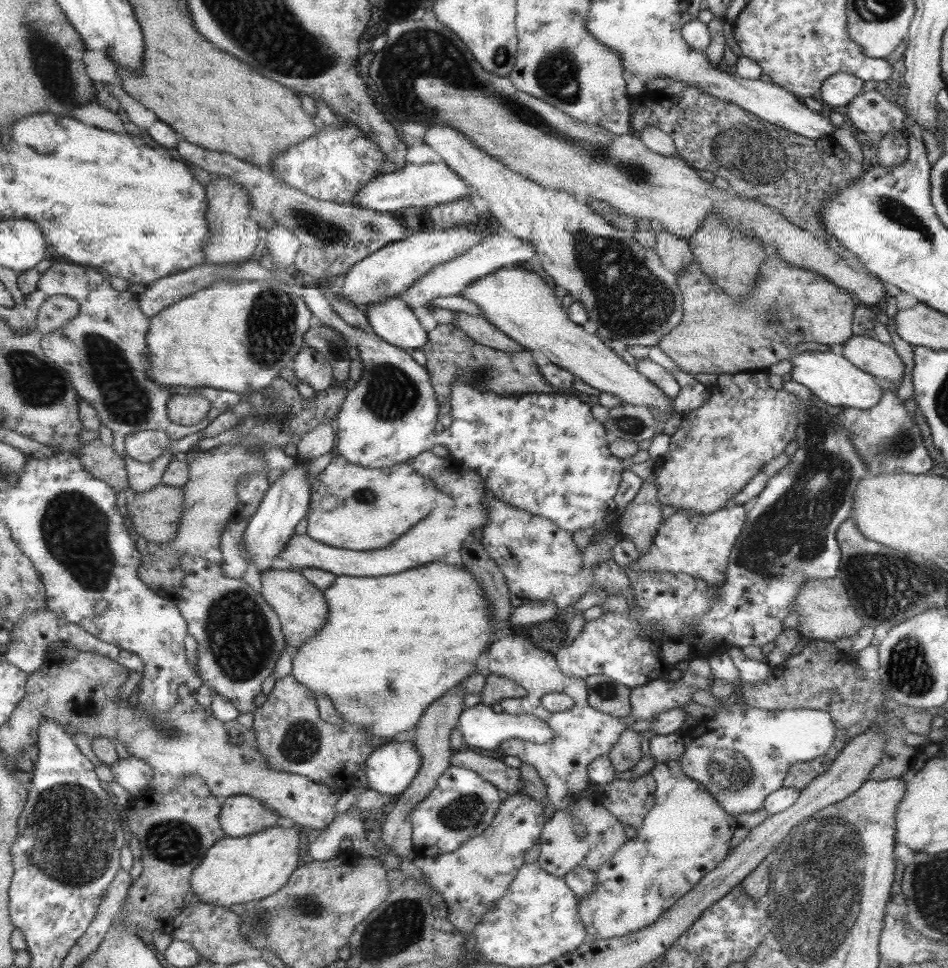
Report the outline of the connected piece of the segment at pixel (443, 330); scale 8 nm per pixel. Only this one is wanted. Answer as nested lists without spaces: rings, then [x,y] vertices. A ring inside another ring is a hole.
[[[446,322],[429,332],[429,342],[422,348],[426,355],[426,370],[429,371],[434,390],[437,391],[441,412],[438,414],[438,432],[442,432],[453,424],[452,407],[450,404],[451,390],[456,382],[464,382],[482,392],[495,392],[499,396],[512,397],[520,394],[550,394],[554,388],[540,374],[530,351],[522,353],[506,353],[483,346],[470,338],[465,332]]]

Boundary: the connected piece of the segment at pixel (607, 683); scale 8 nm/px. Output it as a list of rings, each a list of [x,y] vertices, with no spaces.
[[[604,675],[584,679],[589,690],[589,704],[594,709],[618,718],[630,716],[633,710],[632,689]]]

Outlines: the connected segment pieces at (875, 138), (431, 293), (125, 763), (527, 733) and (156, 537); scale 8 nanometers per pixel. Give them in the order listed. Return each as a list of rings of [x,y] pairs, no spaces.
[[[876,90],[856,95],[848,103],[847,115],[856,129],[872,138],[870,146],[874,148],[892,131],[911,130],[908,114]]]
[[[496,233],[486,237],[482,243],[468,249],[468,251],[458,255],[458,257],[445,262],[441,265],[436,265],[424,276],[410,286],[408,290],[400,294],[400,297],[408,306],[418,308],[418,306],[428,306],[430,300],[440,298],[440,296],[456,296],[460,290],[464,290],[470,282],[492,274],[494,270],[500,270],[504,266],[519,265],[522,262],[527,262],[536,254],[534,244],[530,244],[530,240],[520,240],[510,233]]]
[[[136,757],[120,759],[110,766],[115,780],[126,788],[134,799],[144,791],[154,778],[154,770],[144,761]]]
[[[482,703],[468,707],[462,712],[457,729],[462,733],[464,743],[467,742],[471,747],[482,748],[482,750],[496,750],[500,742],[514,738],[522,738],[522,740],[538,744],[546,744],[554,740],[554,729],[542,719],[526,713],[513,715],[504,710],[496,714],[490,706],[482,705]]]
[[[160,484],[153,489],[135,493],[127,505],[127,516],[134,530],[150,542],[172,541],[178,533],[185,495],[178,487]]]

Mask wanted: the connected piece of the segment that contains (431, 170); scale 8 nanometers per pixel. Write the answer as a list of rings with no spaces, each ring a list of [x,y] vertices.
[[[428,162],[422,164],[406,164],[404,168],[374,177],[370,183],[358,189],[352,197],[352,205],[360,208],[377,210],[387,214],[394,213],[400,220],[405,210],[422,207],[434,207],[446,202],[456,202],[460,198],[471,198],[472,188],[452,170],[446,163]]]

